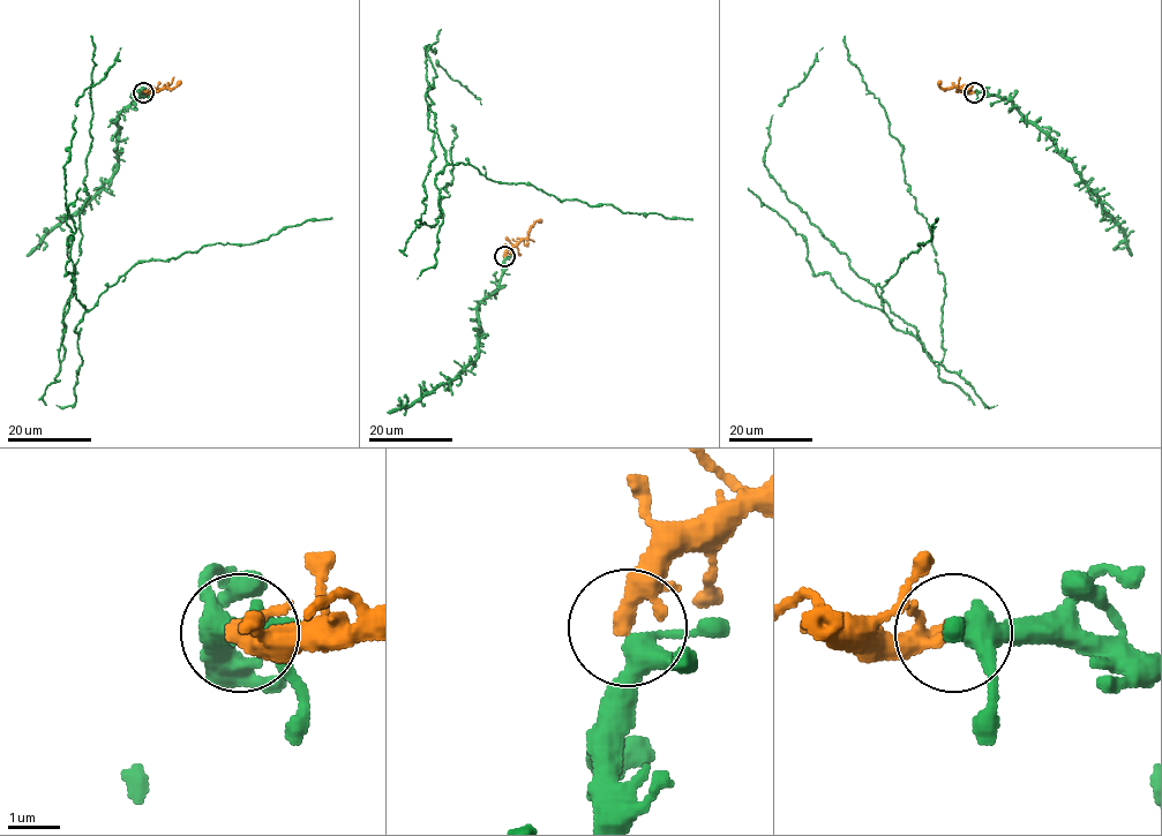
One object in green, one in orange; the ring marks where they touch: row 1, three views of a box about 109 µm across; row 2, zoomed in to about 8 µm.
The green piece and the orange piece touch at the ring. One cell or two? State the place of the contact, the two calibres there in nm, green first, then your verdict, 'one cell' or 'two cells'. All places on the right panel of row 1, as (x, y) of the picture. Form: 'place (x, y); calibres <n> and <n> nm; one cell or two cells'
place (974, 92); calibres 320 and 240 nm; one cell

